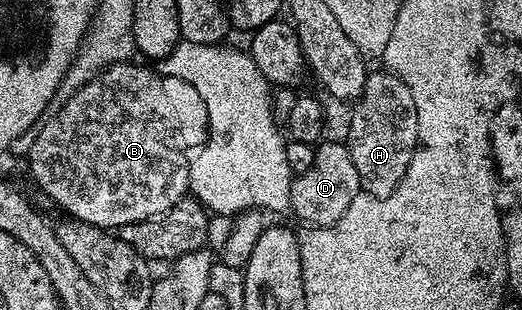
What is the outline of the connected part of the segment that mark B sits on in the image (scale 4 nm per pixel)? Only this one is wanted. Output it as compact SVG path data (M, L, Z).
M135 64L110 65L94 81L90 81L85 87L81 87L81 91L77 91L73 95L73 99L69 99L69 103L62 105L55 115L46 118L38 126L38 133L29 156L32 171L37 176L43 177L44 191L65 212L71 213L67 215L70 215L76 221L83 222L84 225L96 225L108 231L118 231L122 225L144 221L150 217L159 217L165 211L173 208L181 198L188 196L192 162L189 154L198 150L204 144L205 130L207 129L207 108L201 99L201 95L197 95L197 87L193 87L176 77L164 77L158 71L150 73L149 70L142 69L141 66Z

